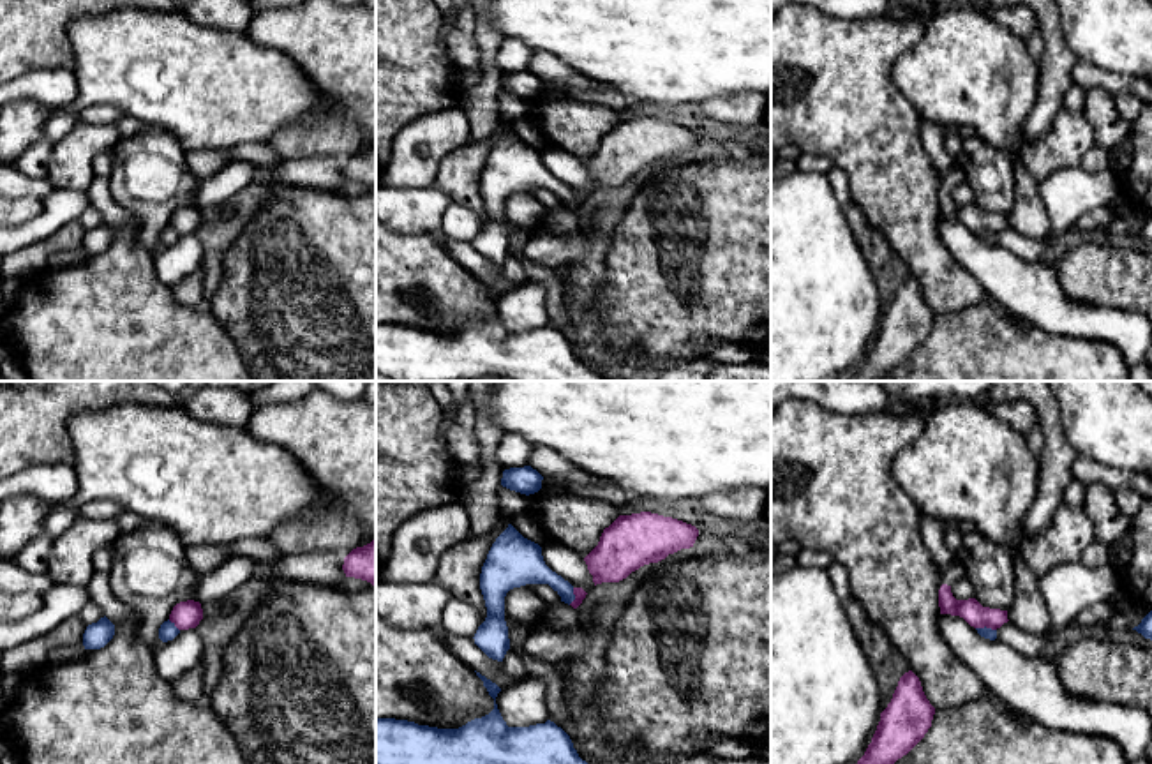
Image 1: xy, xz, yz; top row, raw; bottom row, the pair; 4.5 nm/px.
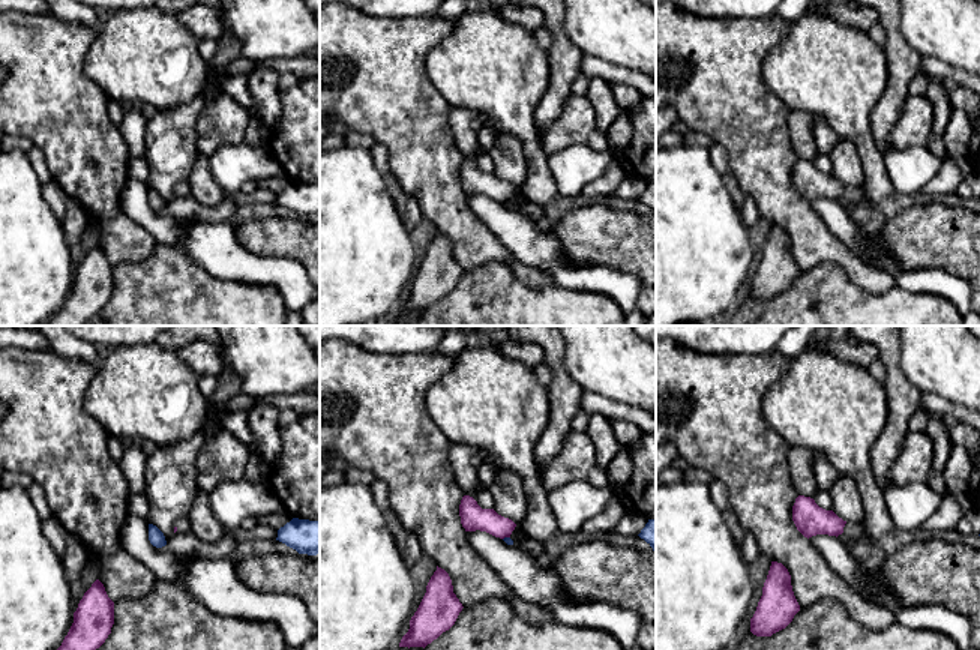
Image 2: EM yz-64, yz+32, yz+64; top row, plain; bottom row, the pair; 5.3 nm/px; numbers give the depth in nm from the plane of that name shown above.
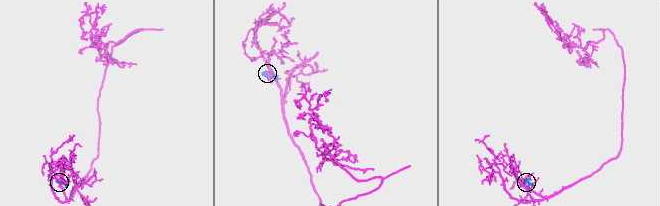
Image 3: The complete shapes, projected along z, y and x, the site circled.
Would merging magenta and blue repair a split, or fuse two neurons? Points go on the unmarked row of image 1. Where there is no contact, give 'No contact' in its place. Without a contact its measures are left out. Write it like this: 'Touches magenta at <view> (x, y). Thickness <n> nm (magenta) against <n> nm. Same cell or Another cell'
Touches magenta at yz (987, 232). Thickness 110 nm (magenta) against 50 nm. Another cell

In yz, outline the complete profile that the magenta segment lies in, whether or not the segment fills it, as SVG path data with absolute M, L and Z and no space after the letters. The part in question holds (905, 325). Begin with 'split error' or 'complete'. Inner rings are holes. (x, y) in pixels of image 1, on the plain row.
complete; M905 277L864 360L843 381L884 381L928 337L935 312L926 303L919 282Z

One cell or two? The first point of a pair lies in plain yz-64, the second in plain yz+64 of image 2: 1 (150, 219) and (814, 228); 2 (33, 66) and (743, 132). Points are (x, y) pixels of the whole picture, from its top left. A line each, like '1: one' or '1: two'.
1: two
2: one

